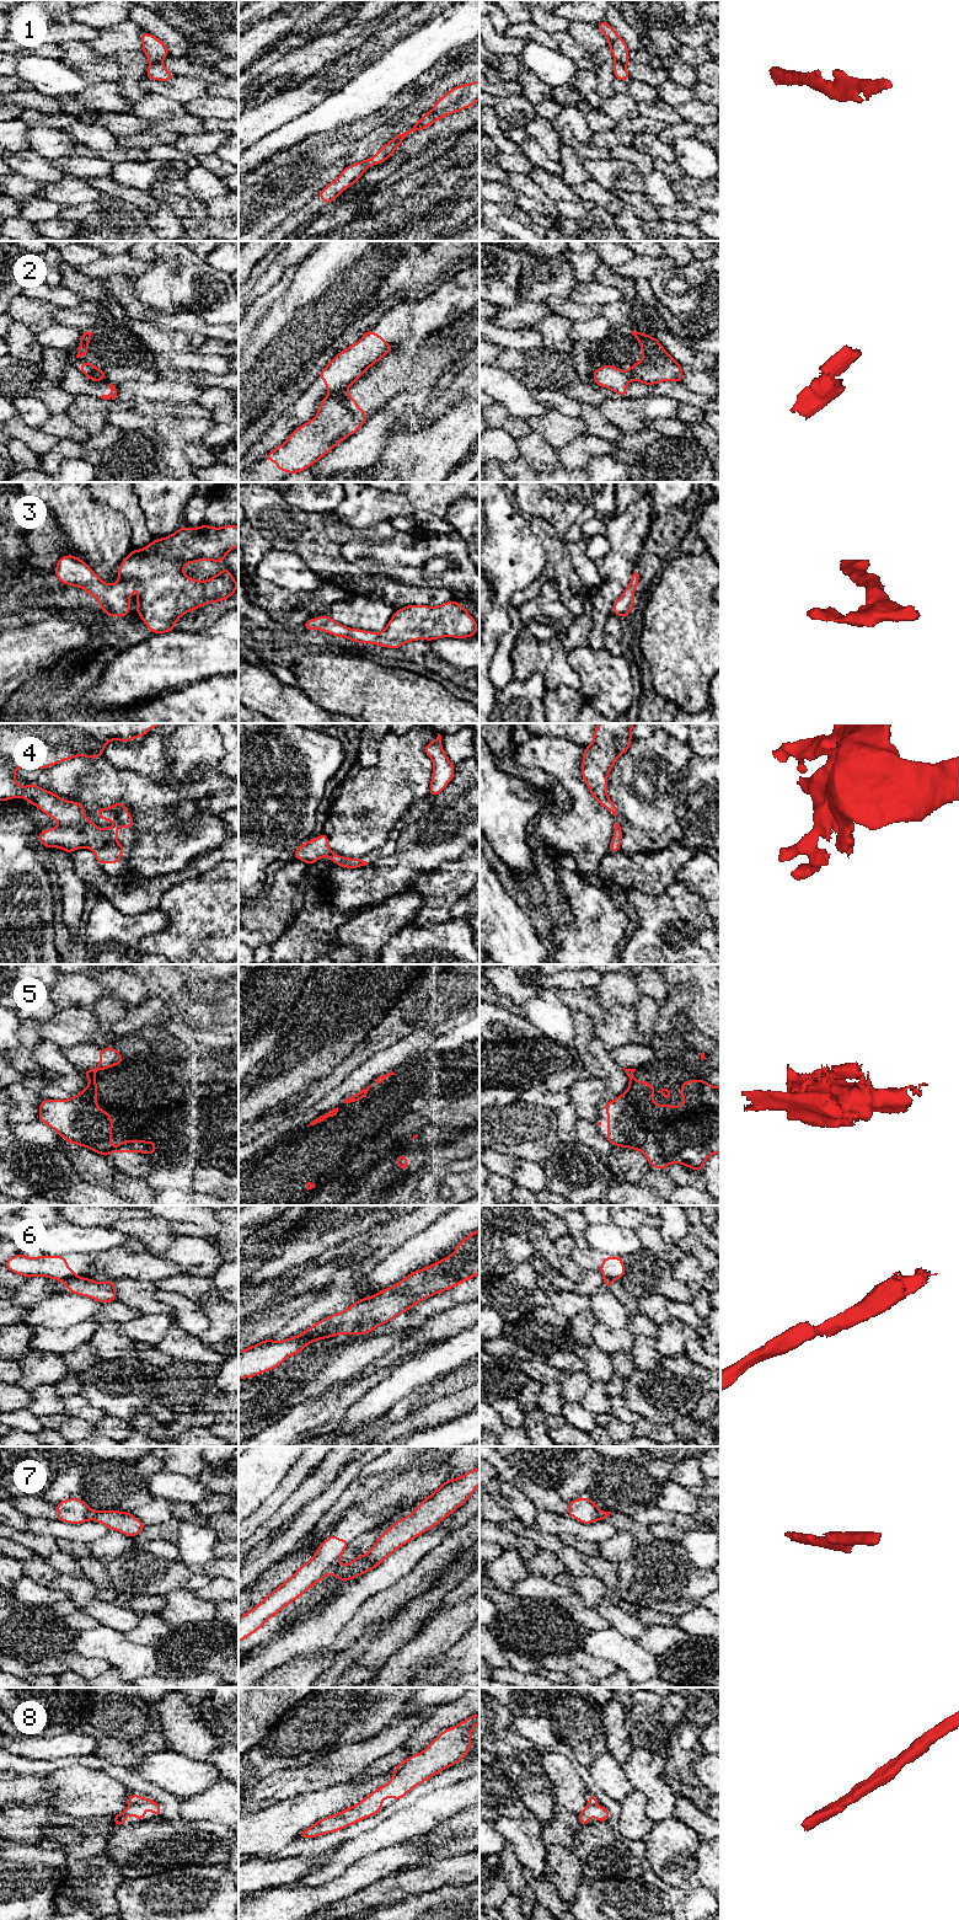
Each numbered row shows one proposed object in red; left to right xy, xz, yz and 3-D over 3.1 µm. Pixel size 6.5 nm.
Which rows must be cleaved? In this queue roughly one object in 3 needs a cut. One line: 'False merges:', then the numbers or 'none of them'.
False merges: 2, 5, 6, 7

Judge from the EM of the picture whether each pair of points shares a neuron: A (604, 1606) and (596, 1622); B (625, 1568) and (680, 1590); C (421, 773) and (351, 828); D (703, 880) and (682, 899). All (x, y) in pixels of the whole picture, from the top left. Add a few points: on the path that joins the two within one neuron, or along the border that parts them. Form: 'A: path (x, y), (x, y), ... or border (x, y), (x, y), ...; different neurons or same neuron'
A: border (593, 1609), (611, 1626); different neurons
B: path (638, 1576), (666, 1581); same neuron
C: path (403, 784), (368, 819); same neuron
D: border (678, 881), (687, 884), (701, 898), (707, 913); different neurons

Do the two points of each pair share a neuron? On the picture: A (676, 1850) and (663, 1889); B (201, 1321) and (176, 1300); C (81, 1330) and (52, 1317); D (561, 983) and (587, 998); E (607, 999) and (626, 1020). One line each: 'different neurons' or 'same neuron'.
A: different neurons
B: same neuron
C: different neurons
D: different neurons
E: different neurons

